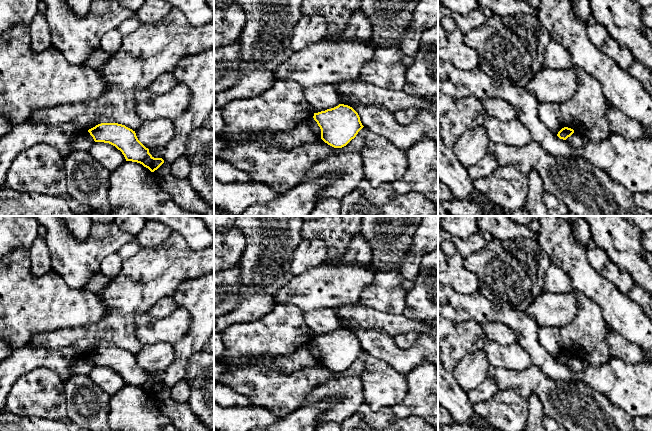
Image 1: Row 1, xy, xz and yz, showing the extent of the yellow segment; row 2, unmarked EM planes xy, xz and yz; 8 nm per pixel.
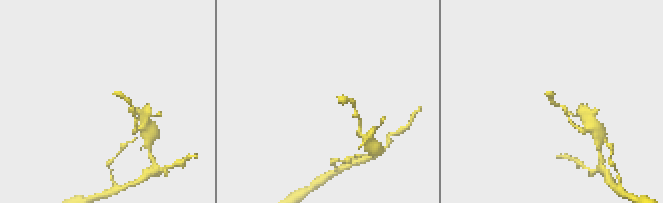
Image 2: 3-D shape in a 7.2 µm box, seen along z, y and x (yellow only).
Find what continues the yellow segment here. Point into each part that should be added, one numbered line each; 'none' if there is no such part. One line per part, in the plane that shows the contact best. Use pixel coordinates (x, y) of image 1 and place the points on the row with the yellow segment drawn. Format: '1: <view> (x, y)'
none

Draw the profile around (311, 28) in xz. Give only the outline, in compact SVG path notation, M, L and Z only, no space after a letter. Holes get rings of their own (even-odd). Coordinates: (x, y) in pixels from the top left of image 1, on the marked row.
M305 14L293 28L290 47L293 52L325 38L327 23L320 14Z

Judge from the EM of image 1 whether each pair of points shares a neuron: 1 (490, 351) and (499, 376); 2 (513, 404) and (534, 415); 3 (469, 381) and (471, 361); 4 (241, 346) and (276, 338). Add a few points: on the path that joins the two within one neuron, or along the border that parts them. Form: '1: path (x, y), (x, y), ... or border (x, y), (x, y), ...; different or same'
1: border (490, 365), (519, 371); different
2: border (526, 400), (528, 408), (527, 420); different
3: path (469, 376), (471, 366); same
4: path (250, 338), (267, 338); same

